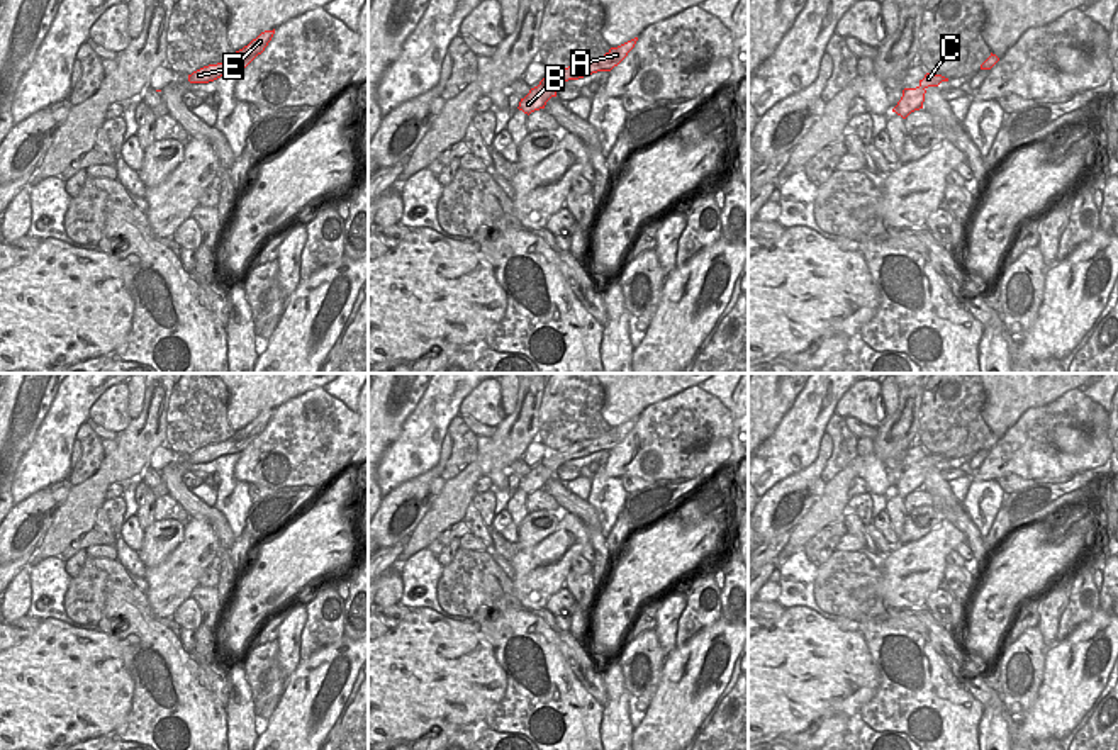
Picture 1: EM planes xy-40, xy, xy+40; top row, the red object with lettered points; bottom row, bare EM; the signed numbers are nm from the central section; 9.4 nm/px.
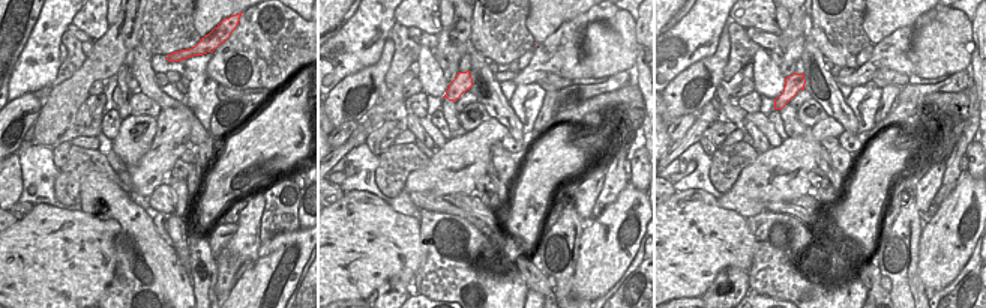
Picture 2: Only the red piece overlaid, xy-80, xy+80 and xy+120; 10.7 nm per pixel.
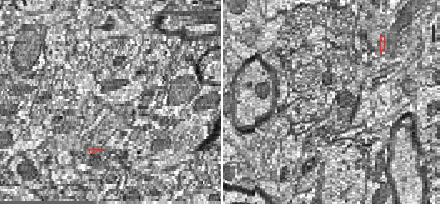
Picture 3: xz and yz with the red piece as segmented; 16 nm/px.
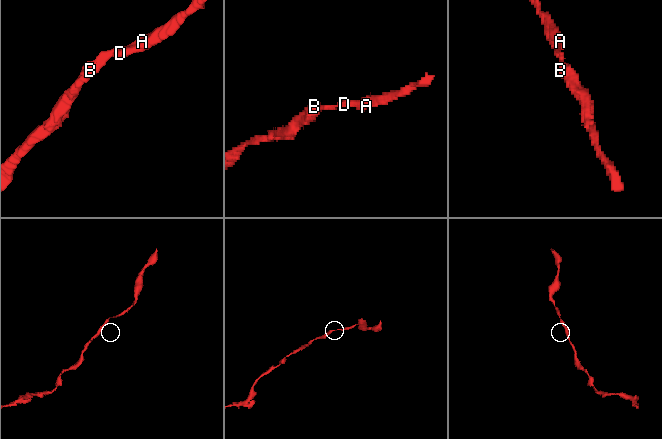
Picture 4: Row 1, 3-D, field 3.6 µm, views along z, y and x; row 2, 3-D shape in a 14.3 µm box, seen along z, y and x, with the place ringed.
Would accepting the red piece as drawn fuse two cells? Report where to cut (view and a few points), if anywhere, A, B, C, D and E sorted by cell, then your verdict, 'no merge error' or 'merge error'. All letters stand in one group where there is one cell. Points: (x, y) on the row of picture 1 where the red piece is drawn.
no cut | A B C D E | no merge error

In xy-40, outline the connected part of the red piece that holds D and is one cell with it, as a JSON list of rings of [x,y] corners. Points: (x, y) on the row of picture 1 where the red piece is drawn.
[[[273,31],[261,32],[256,39],[253,39],[248,46],[236,51],[229,59],[204,66],[192,75],[188,75],[190,83],[209,83],[224,75],[241,73],[258,54],[265,51],[268,42],[275,34]]]

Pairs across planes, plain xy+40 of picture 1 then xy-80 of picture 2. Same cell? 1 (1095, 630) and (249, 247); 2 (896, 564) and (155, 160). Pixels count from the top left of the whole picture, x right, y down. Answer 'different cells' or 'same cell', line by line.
1: different cells
2: same cell

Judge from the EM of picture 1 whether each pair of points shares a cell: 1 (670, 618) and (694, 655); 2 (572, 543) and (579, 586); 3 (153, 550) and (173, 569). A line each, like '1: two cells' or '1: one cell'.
1: two cells
2: two cells
3: two cells

